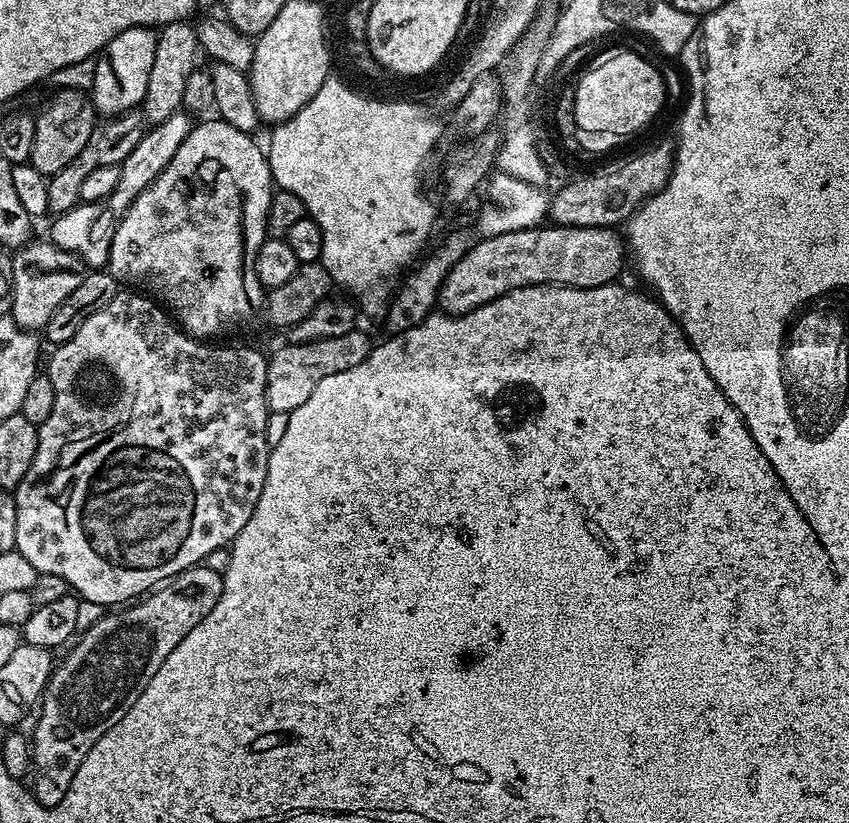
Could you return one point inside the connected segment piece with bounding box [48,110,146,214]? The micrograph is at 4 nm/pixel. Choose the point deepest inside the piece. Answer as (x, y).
(114, 136)

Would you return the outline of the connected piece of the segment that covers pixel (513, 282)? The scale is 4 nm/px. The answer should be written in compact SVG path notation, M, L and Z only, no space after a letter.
M541 226L477 239L446 274L440 286L439 311L449 316L461 316L515 288L530 287L532 284L560 284L576 288L608 286L620 276L618 274L624 264L626 268L626 244L618 233L611 228Z

